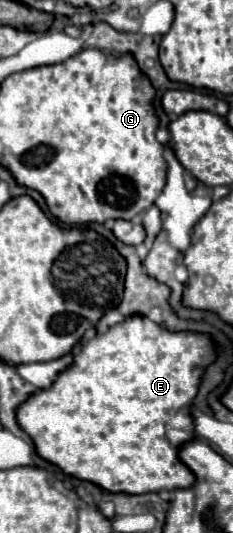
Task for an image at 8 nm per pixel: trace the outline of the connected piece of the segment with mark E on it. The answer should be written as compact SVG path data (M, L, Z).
M131 315L127 317L123 323L113 325L109 331L95 335L91 341L87 341L81 349L81 353L77 353L73 357L73 365L63 371L55 383L49 389L41 389L37 393L33 393L19 409L17 409L17 421L19 425L25 429L25 433L33 439L37 453L55 463L57 467L61 467L67 475L73 475L77 479L85 479L85 481L93 481L97 485L101 485L107 491L113 493L131 493L131 495L139 495L139 493L149 493L149 491L165 491L165 489L187 489L195 483L195 475L193 471L189 471L189 467L185 467L185 463L181 463L179 459L179 451L185 443L193 441L195 435L195 423L191 417L191 407L195 401L195 395L199 391L201 379L207 371L207 367L217 359L217 351L213 345L213 339L205 333L195 333L195 331L167 331L163 325L153 323L151 319L143 317L143 315Z

